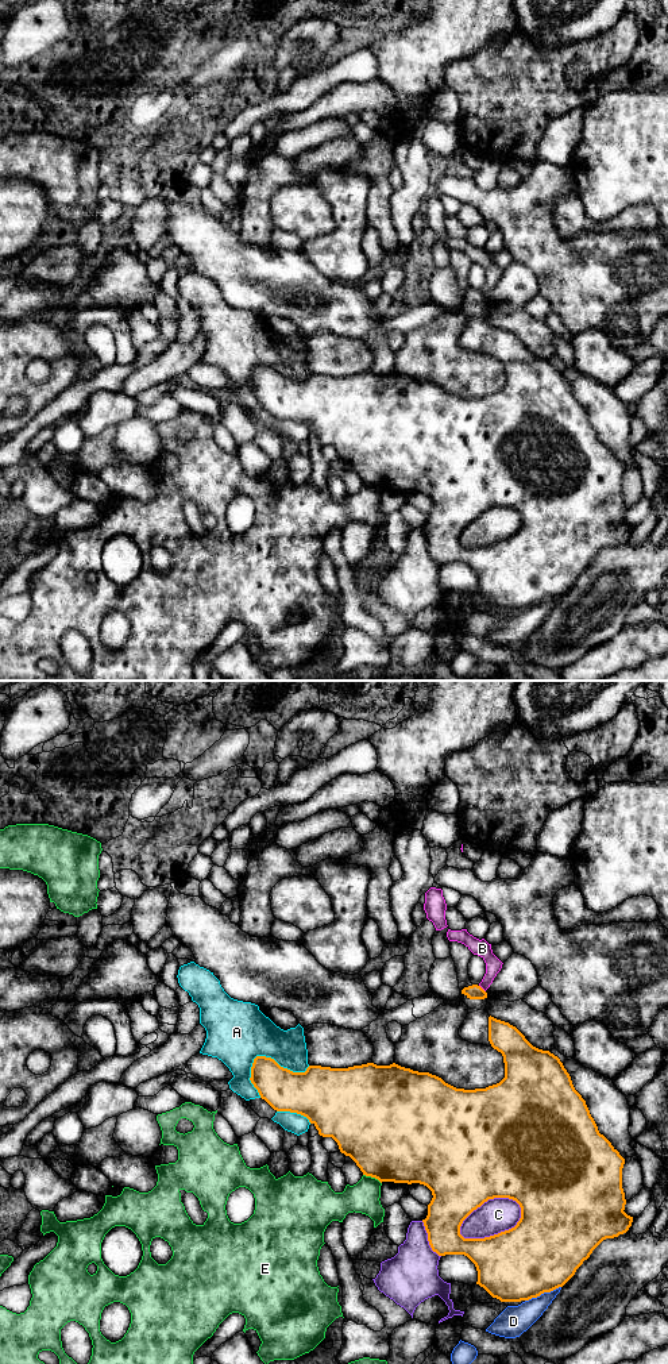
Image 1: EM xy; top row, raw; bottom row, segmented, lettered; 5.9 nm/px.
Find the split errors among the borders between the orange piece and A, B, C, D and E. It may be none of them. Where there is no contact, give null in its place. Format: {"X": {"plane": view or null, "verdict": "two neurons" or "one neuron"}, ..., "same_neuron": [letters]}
{"A": {"plane": "xy", "verdict": "two neurons"}, "B": {"plane": "xy", "verdict": "two neurons"}, "C": {"plane": "xy", "verdict": "two neurons"}, "D": {"plane": "xy", "verdict": "two neurons"}, "E": {"plane": "xy", "verdict": "two neurons"}, "same_neuron": []}

